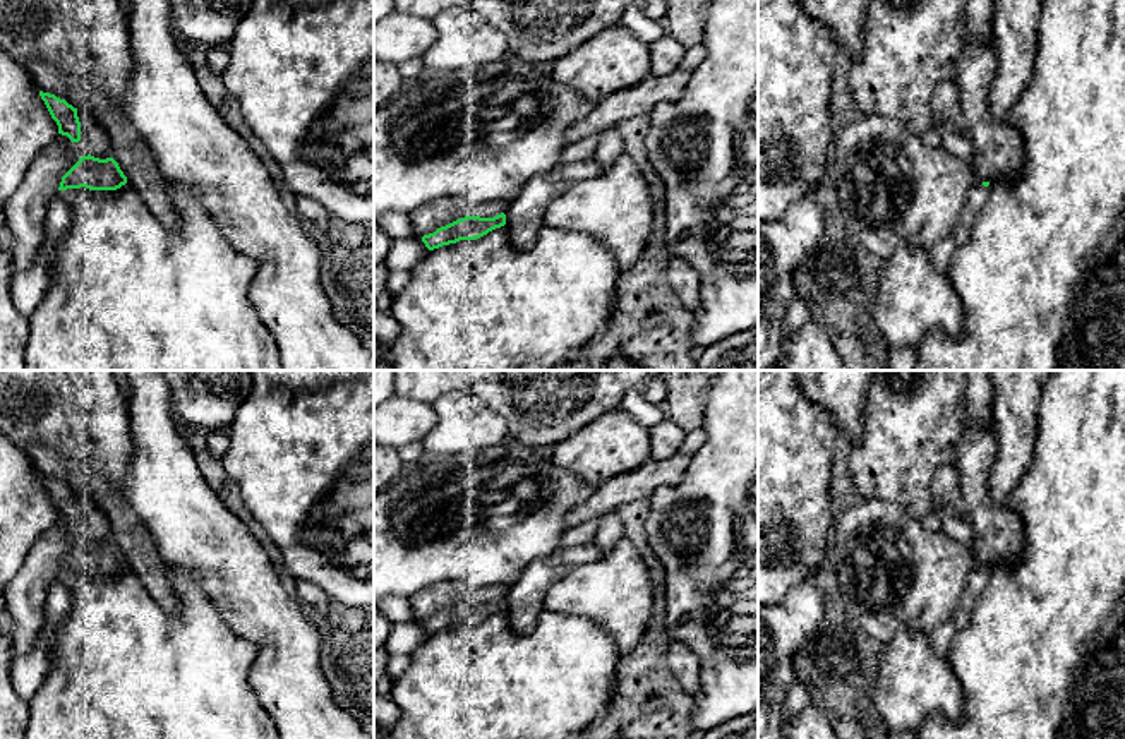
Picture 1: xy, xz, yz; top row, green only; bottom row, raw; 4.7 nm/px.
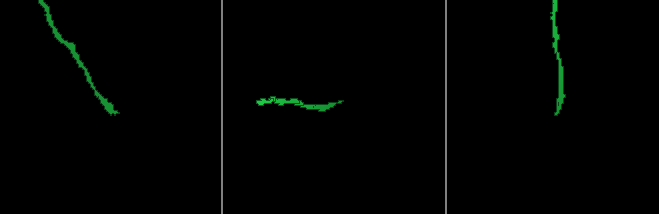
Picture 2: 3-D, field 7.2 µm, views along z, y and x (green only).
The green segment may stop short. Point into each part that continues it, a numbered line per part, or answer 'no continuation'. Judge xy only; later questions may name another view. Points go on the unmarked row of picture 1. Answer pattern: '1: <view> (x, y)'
1: xy (69, 580)

